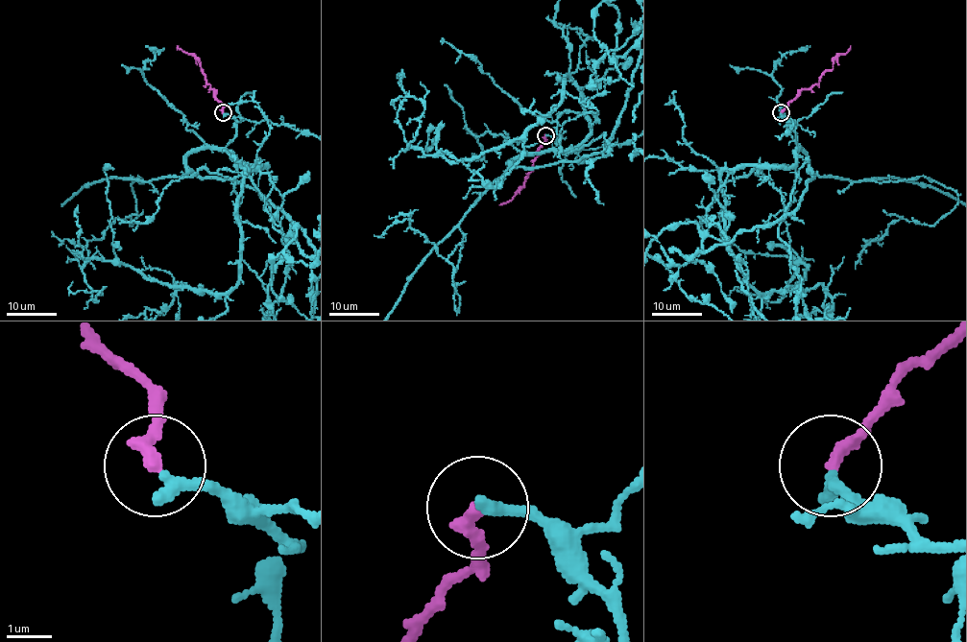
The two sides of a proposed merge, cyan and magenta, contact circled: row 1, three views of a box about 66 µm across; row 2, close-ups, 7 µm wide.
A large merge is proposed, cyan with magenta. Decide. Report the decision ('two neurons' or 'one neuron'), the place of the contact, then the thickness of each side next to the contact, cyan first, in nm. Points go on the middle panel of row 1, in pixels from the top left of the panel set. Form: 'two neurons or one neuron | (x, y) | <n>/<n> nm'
one neuron | (545, 135) | 320/320 nm

